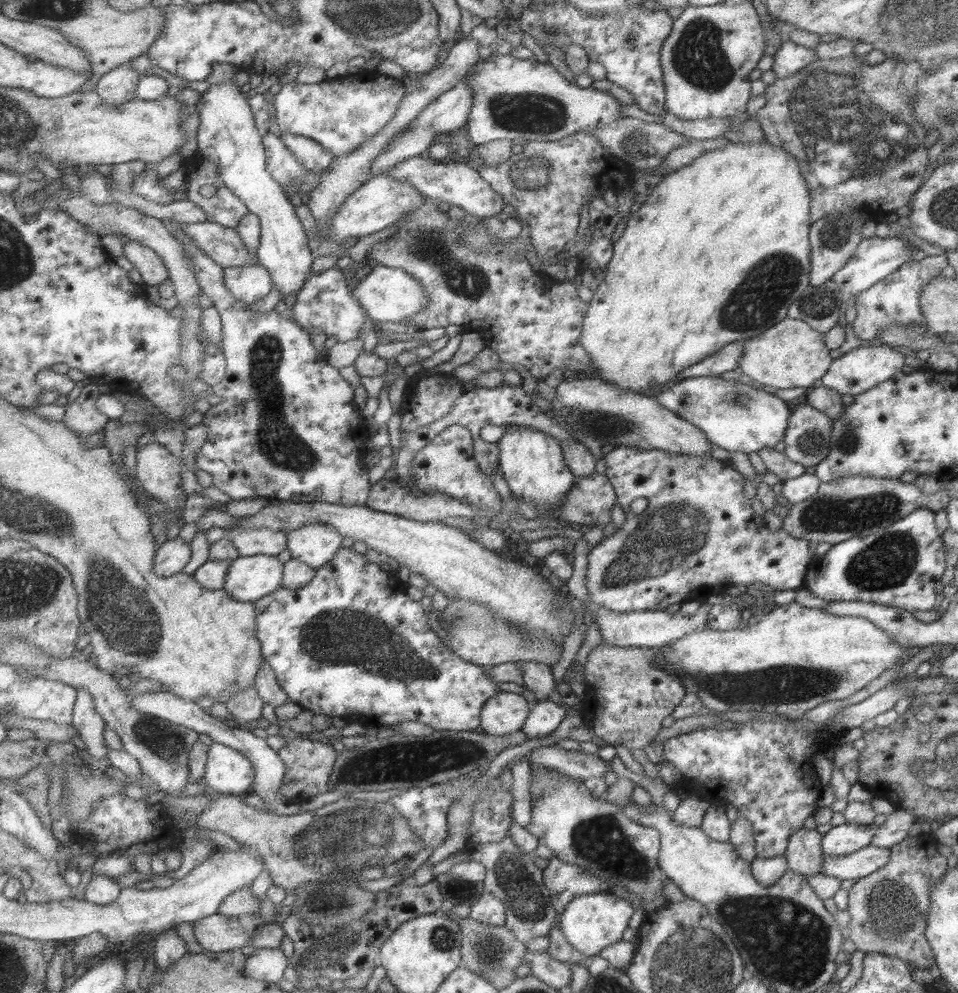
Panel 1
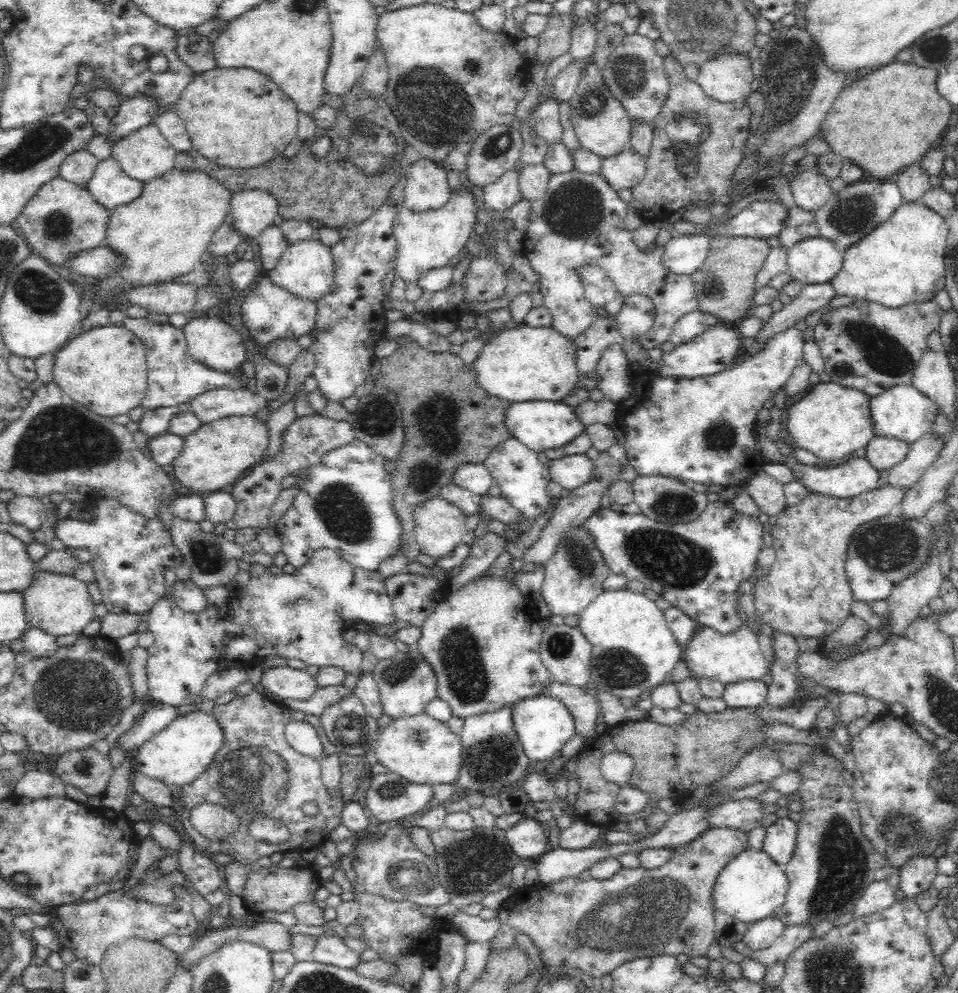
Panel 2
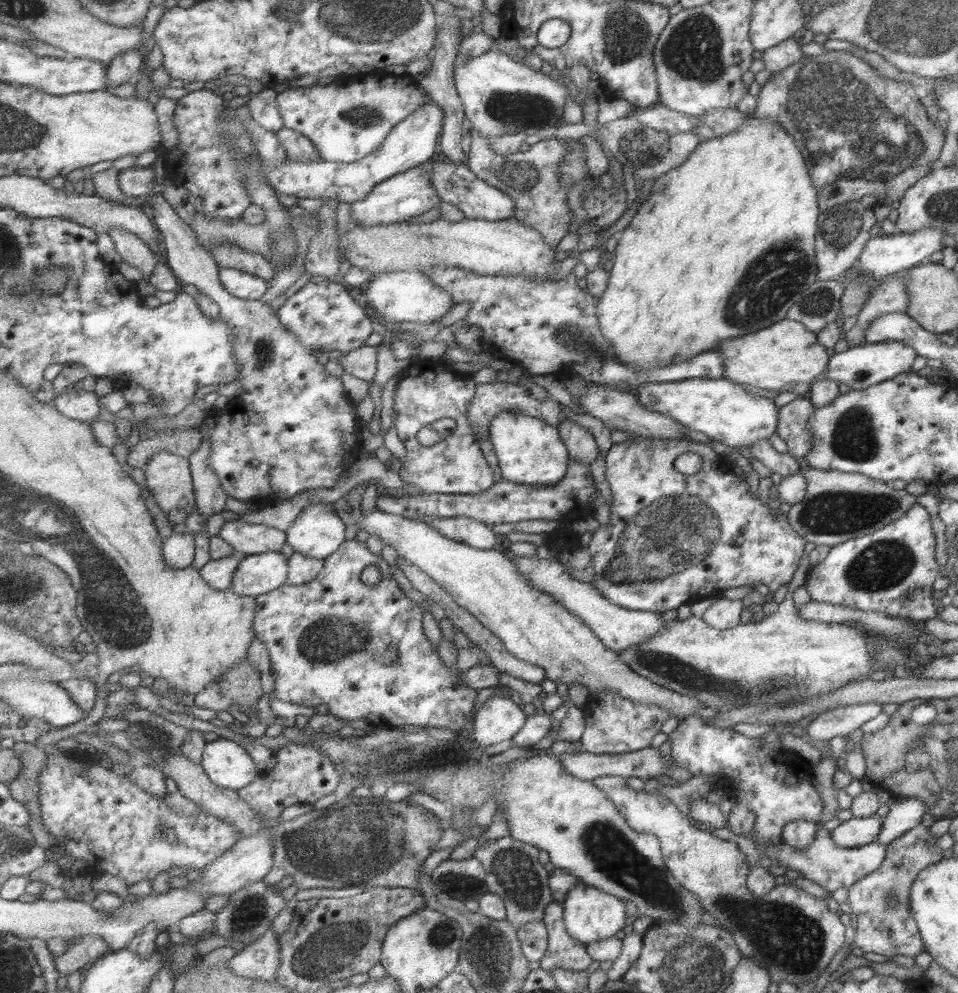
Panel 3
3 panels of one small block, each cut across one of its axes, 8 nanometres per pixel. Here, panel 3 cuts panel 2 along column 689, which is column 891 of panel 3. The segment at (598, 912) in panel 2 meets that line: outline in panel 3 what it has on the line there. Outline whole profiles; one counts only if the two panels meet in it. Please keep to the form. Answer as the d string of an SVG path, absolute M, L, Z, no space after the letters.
M923 824L905 830L905 834L901 833L901 836L885 845L885 858L879 868L848 887L846 902L851 909L851 917L856 918L857 922L853 944L862 952L914 958L924 951L915 919L909 911L909 888L920 870L941 860L942 850L936 845L936 840L929 827Z

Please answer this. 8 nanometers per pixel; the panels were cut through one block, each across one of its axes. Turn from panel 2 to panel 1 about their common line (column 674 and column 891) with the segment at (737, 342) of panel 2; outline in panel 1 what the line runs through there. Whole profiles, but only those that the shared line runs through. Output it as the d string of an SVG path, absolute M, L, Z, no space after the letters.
M889 345L857 347L849 352L834 354L834 357L820 378L821 384L832 388L835 392L842 394L856 395L873 388L876 384L889 380L903 365L903 355Z

